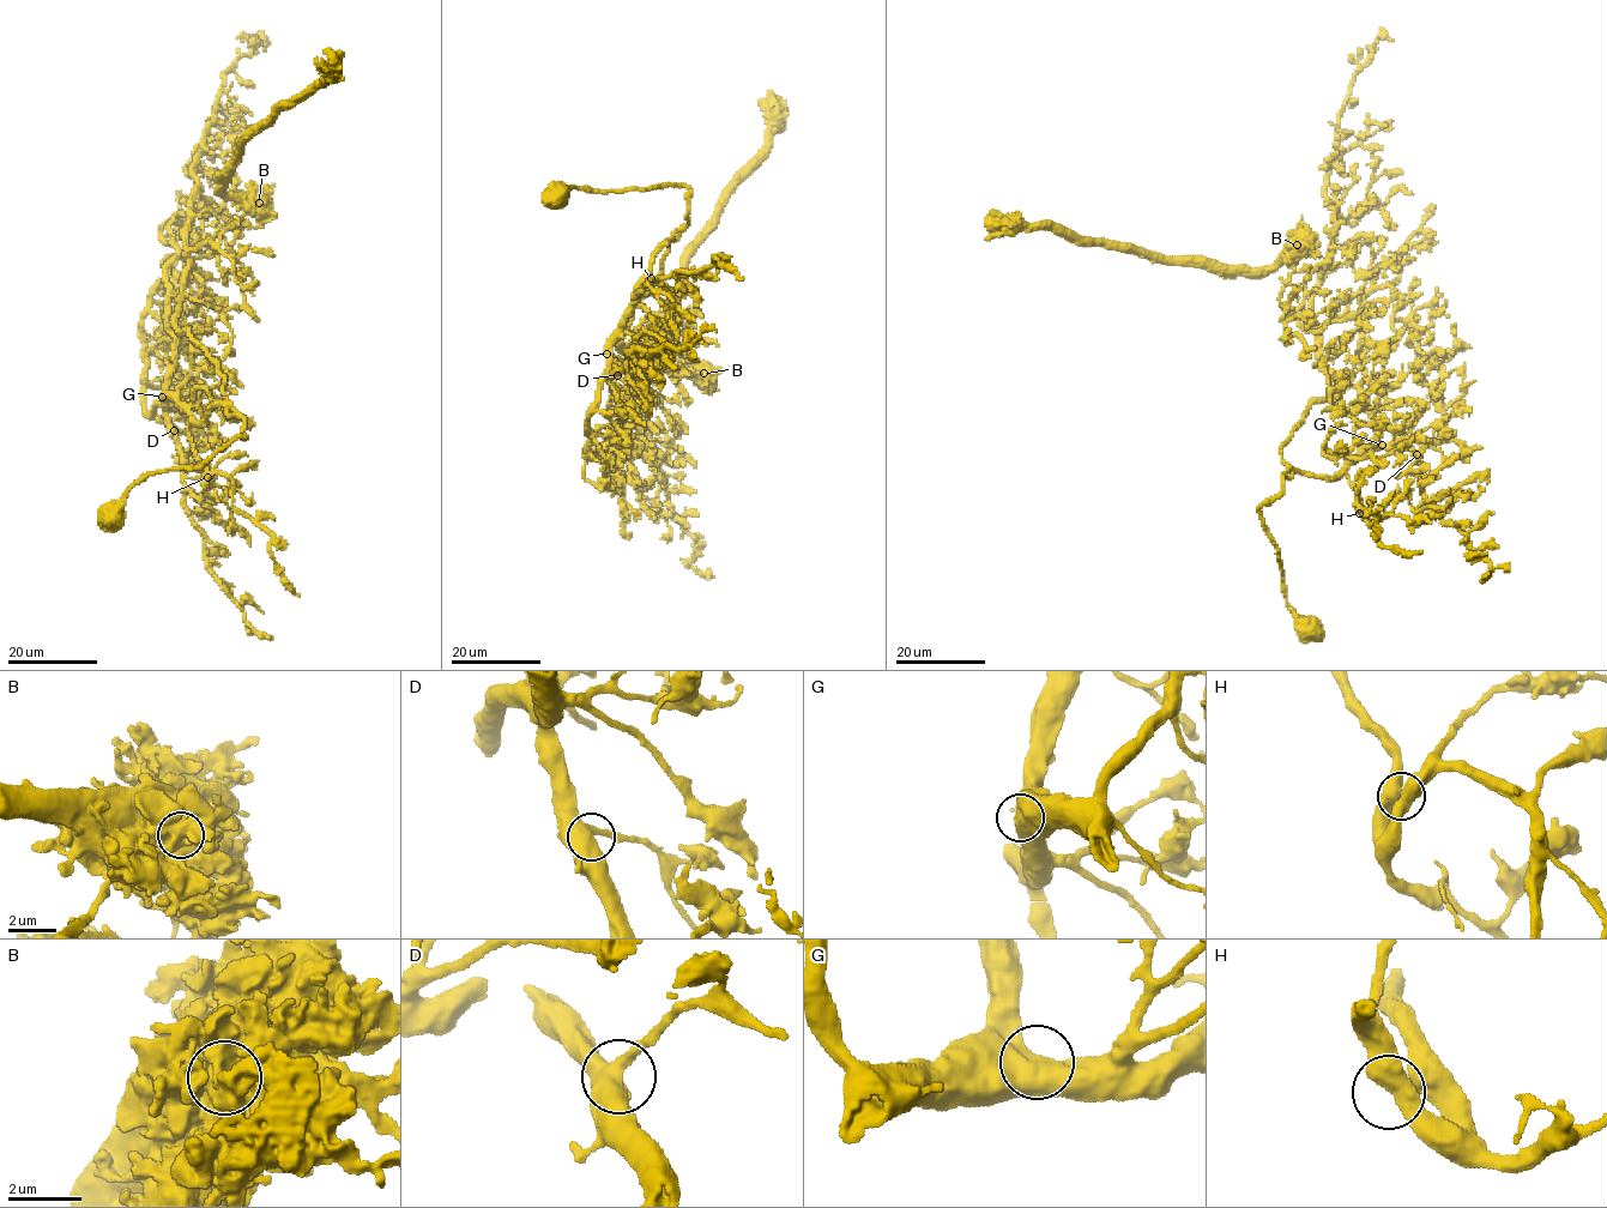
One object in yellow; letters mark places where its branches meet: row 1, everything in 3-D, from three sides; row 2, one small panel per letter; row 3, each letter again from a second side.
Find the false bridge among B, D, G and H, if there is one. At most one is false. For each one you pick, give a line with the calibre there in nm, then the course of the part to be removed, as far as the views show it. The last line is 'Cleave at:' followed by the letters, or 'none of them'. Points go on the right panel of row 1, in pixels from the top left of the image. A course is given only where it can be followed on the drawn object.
B: 1450 nm | (1297, 245), (1270, 269), (1209, 267), (1158, 260), (1115, 243), (1086, 243), (1044, 227), (990, 218), (990, 223)
Cleave at: B

